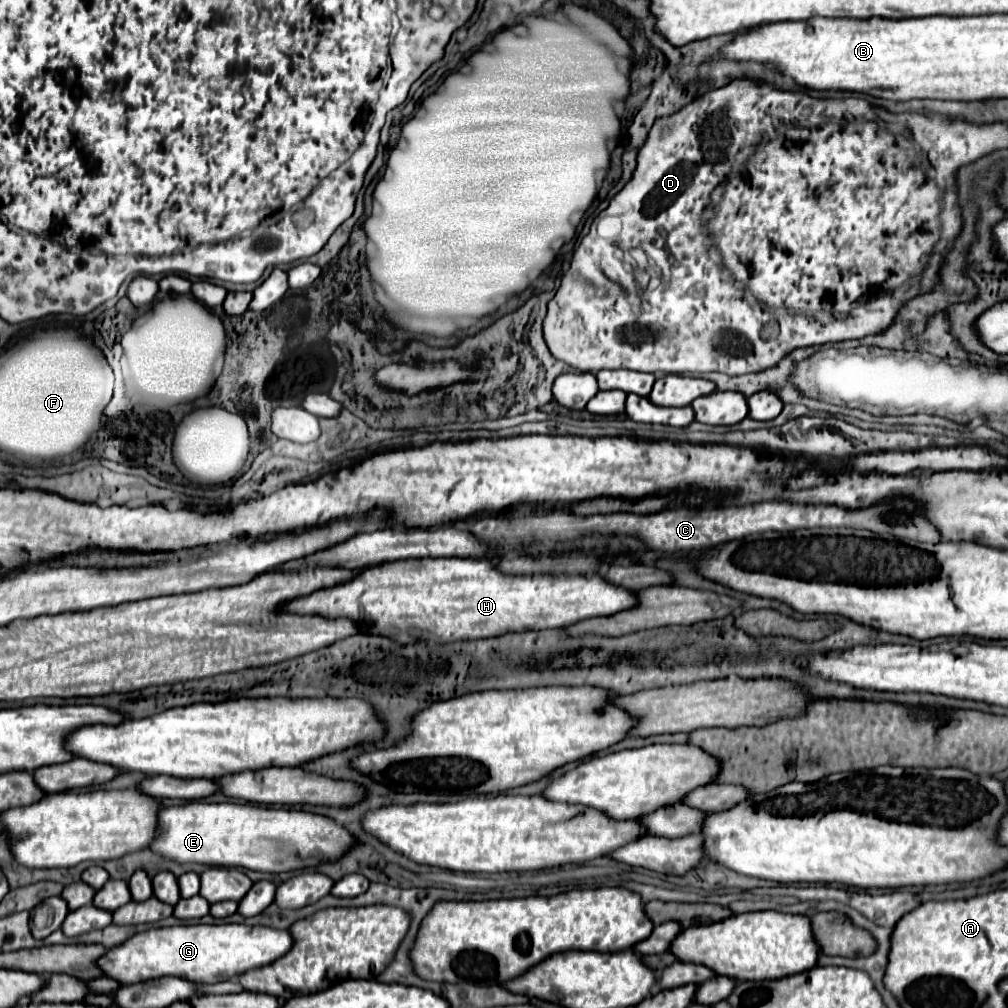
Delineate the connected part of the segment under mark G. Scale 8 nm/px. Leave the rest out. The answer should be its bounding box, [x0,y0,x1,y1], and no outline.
[99,925,293,983]

